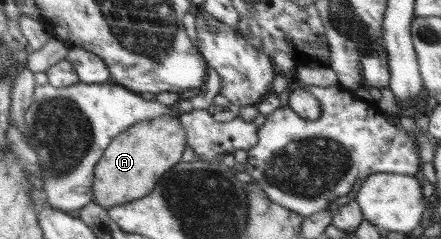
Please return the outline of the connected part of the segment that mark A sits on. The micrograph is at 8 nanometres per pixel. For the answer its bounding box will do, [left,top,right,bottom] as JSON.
[92,114,186,210]

